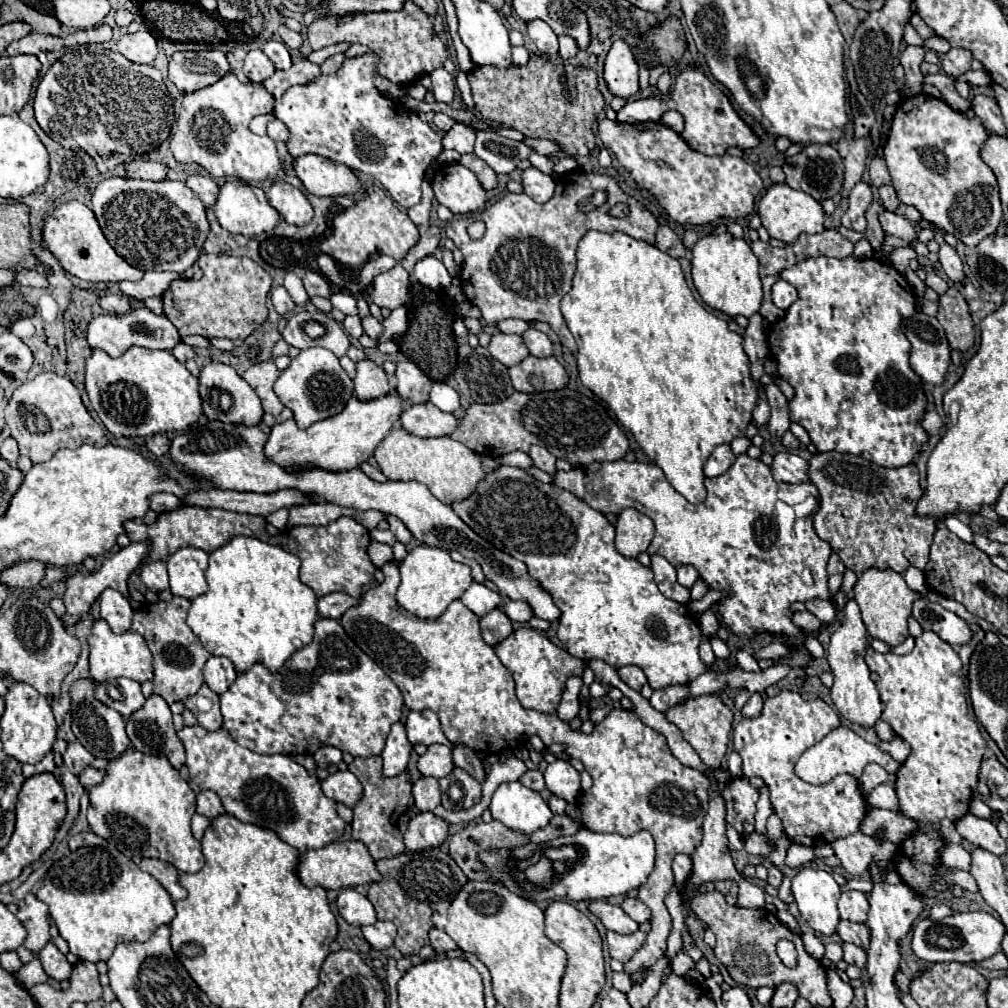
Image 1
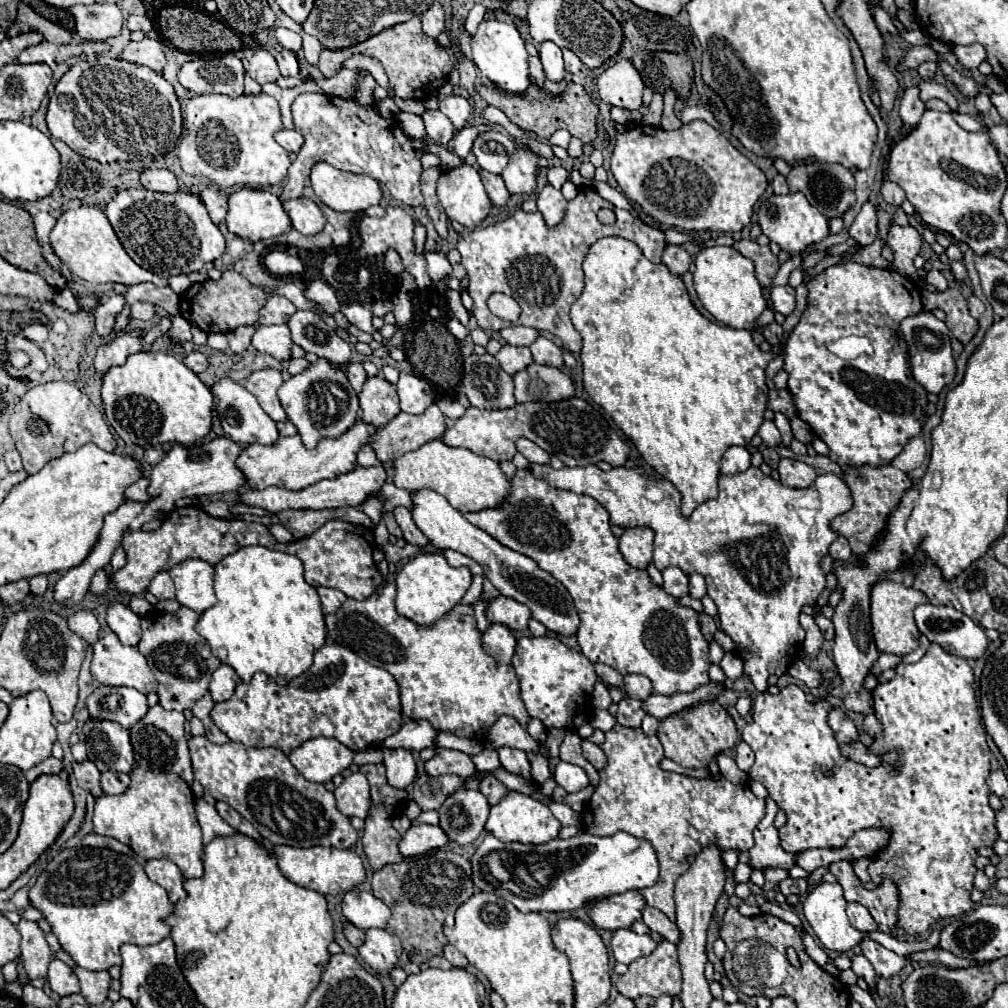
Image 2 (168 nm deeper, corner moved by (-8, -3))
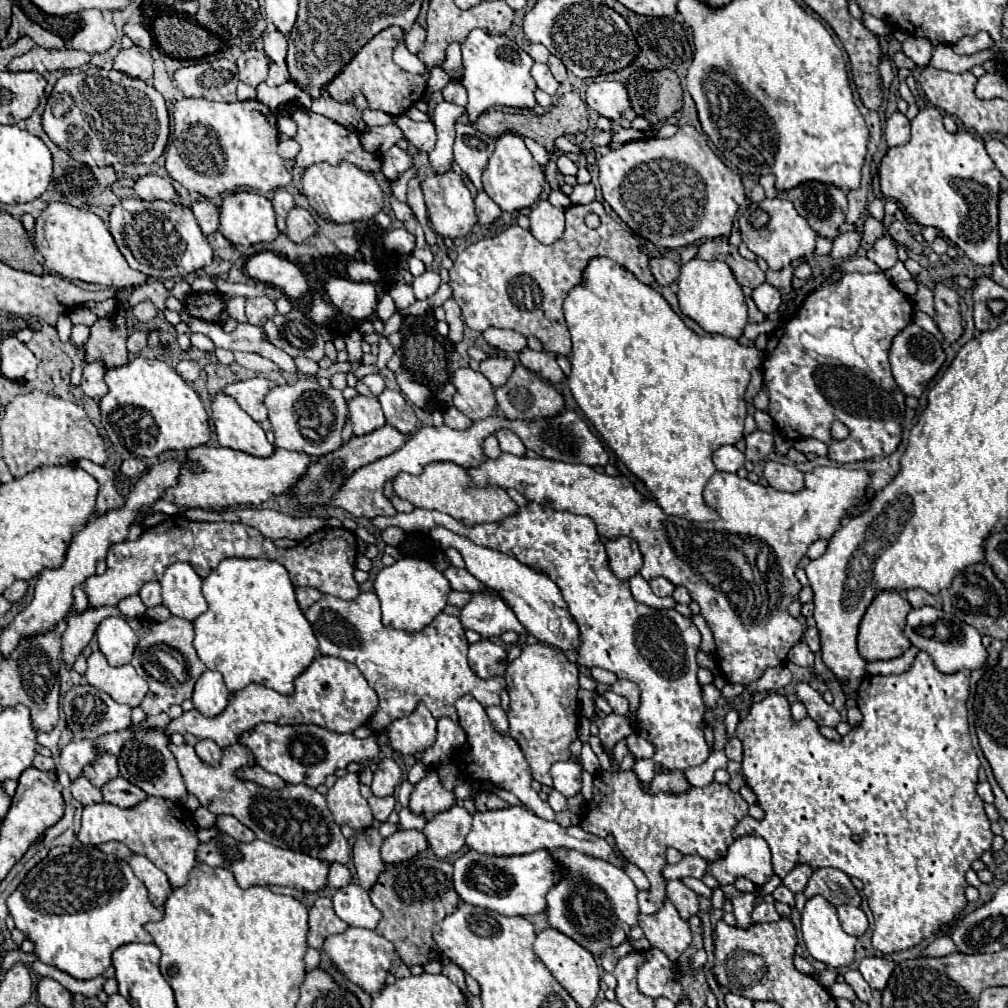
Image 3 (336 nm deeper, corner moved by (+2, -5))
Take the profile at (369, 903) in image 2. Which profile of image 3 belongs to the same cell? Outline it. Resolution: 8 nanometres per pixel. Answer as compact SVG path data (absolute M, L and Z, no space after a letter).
M347 885L333 895L333 909L339 919L351 927L375 929L381 921L381 911L371 903L367 891L359 885Z

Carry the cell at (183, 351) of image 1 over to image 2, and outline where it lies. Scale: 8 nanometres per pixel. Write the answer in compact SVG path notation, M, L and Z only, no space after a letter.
M191 351L191 353L187 353L185 359L183 359L183 363L185 363L193 373L201 373L201 371L205 371L207 365L209 365L207 357L205 357L203 353L199 353L199 351Z

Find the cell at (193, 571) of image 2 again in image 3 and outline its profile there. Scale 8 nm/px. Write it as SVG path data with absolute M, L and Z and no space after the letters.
M189 563L169 565L159 583L163 587L163 605L171 615L195 621L207 611L207 601L199 587L199 575Z

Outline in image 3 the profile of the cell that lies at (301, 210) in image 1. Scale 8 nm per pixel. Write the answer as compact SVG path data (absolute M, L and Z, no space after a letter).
M293 207L287 215L287 237L295 243L303 243L317 231L317 223L307 209Z

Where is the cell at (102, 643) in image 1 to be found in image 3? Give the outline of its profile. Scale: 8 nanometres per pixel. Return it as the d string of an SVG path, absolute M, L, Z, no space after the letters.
M93 651L87 659L87 673L85 679L89 685L105 691L117 703L125 703L137 707L143 697L147 695L147 683L137 675L133 665L113 667L101 651Z

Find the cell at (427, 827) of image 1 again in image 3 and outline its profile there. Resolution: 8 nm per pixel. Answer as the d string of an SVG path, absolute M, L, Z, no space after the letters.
M397 831L395 835L387 837L381 847L381 857L385 863L399 863L411 859L413 855L425 851L429 847L425 835L421 831Z

